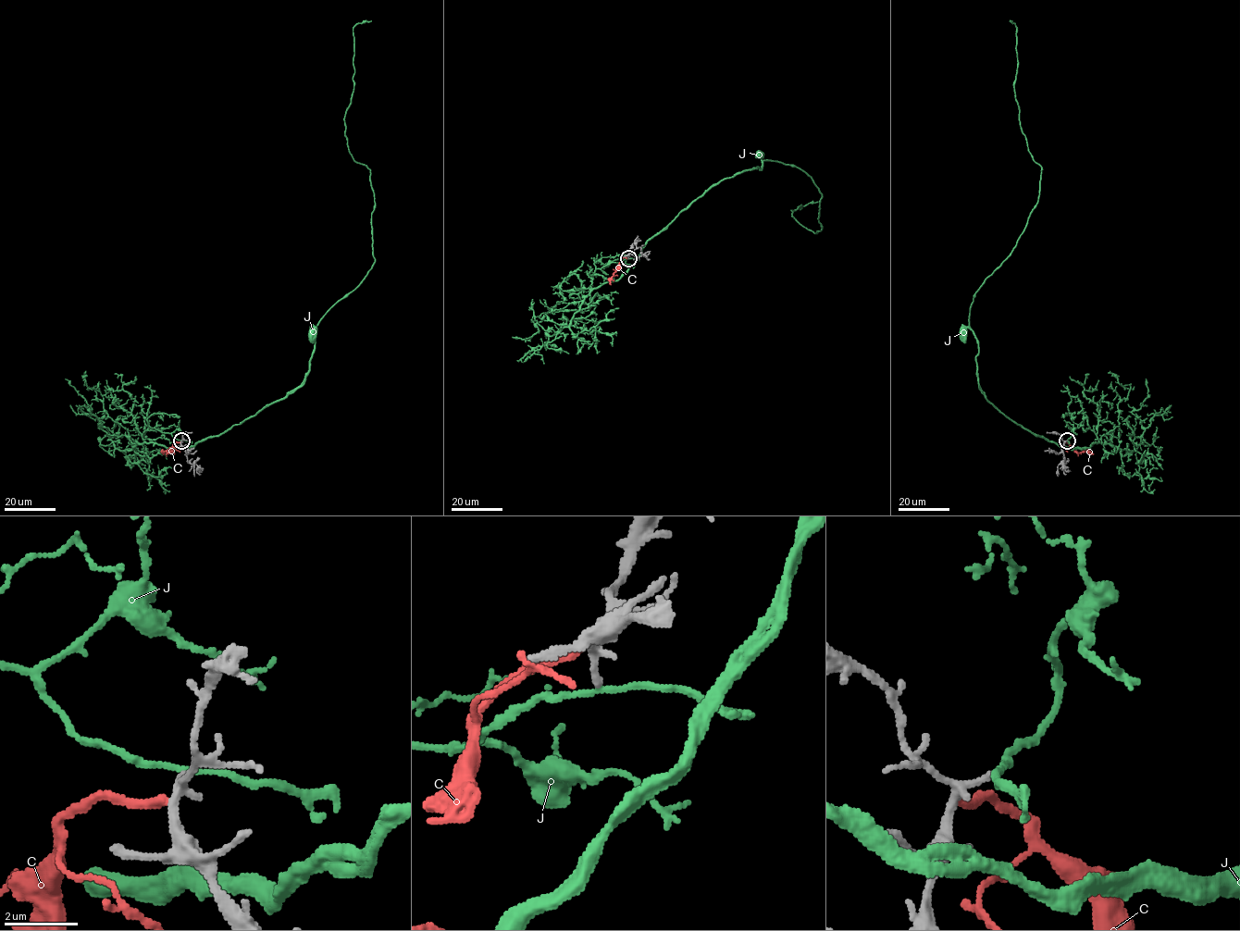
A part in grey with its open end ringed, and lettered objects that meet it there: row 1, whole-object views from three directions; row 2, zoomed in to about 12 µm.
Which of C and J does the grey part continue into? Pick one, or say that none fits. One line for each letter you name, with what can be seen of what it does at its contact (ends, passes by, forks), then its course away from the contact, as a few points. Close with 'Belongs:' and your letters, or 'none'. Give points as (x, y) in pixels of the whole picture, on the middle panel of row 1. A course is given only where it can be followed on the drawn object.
Belongs: none

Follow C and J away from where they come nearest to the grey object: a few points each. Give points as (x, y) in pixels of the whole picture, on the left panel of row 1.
C: (180, 442), (175, 442), (169, 452), (163, 452), (164, 453)
J: (181, 440), (144, 418), (147, 443), (188, 449), (218, 436), (302, 383), (314, 353), (312, 332)

